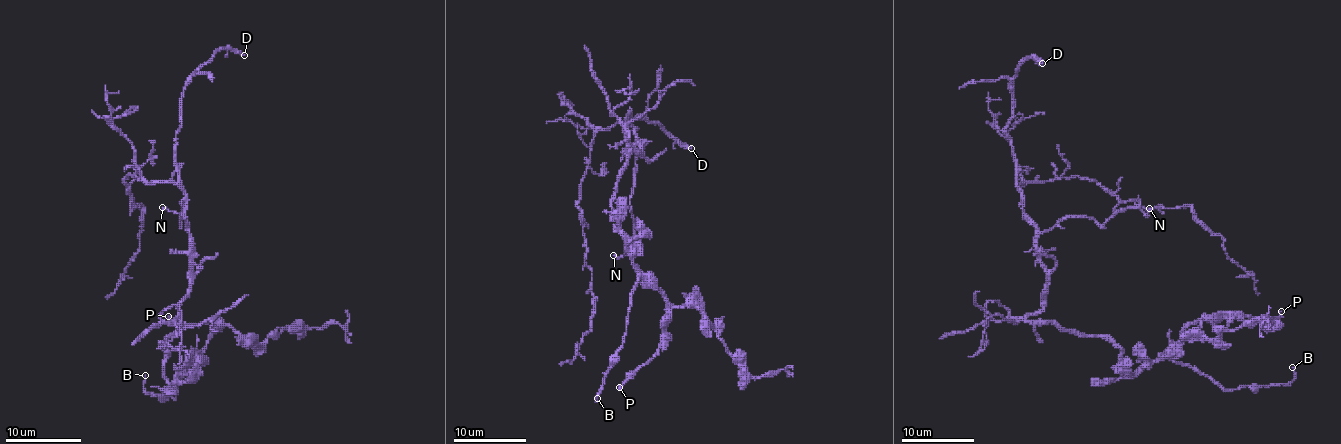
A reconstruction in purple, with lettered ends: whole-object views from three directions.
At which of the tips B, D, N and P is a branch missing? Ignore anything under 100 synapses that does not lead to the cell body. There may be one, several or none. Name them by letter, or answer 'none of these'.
D

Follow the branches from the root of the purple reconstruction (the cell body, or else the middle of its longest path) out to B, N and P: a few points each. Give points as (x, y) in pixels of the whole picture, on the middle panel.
B: (637, 152), (626, 132), (628, 163), (612, 215), (637, 286), (622, 347), (597, 398)
N: (637, 152), (633, 194), (630, 199), (633, 248), (619, 257), (613, 255)
P: (637, 152), (626, 132), (628, 163), (612, 215), (635, 268), (664, 297), (666, 326), (659, 351), (619, 387)

